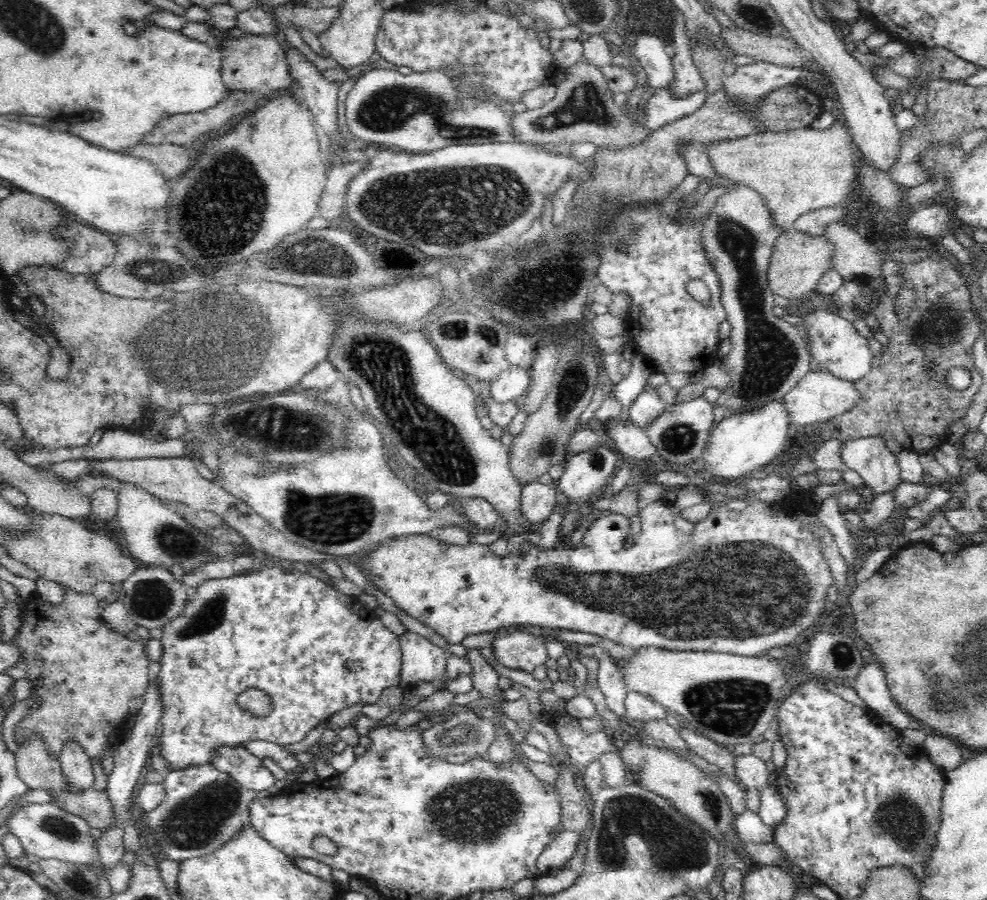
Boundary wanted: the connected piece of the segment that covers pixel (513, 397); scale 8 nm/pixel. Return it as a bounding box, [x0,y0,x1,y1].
[490,365,531,401]

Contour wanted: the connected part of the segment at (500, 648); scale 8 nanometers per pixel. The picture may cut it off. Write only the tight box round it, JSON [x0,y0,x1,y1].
[493,629,550,674]

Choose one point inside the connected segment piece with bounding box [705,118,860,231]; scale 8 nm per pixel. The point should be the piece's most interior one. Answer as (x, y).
(799, 170)

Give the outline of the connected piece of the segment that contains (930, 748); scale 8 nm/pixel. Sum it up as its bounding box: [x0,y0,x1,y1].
[923,732,962,772]

